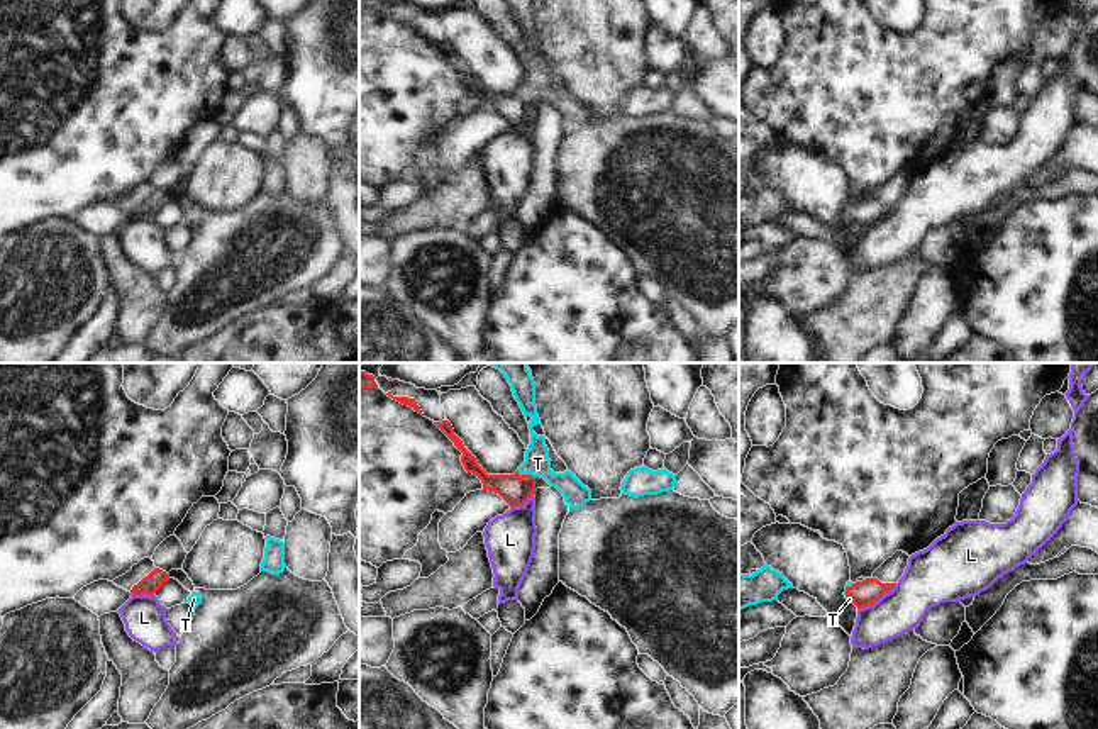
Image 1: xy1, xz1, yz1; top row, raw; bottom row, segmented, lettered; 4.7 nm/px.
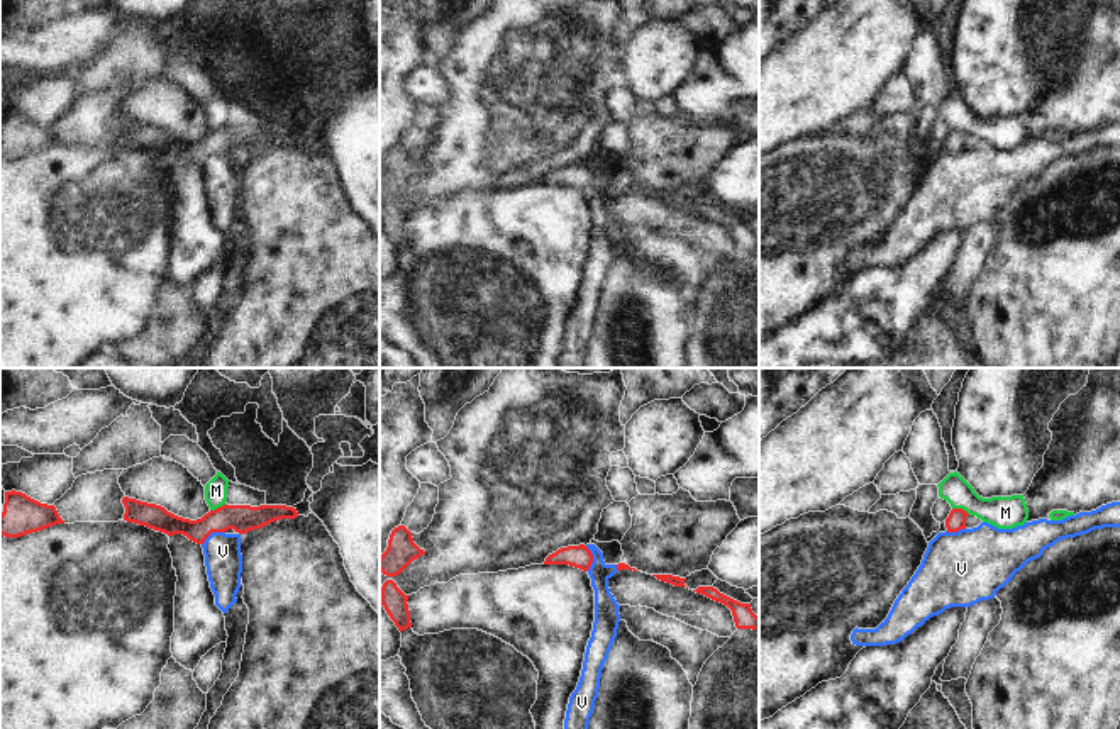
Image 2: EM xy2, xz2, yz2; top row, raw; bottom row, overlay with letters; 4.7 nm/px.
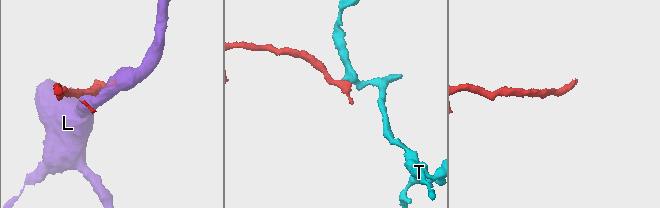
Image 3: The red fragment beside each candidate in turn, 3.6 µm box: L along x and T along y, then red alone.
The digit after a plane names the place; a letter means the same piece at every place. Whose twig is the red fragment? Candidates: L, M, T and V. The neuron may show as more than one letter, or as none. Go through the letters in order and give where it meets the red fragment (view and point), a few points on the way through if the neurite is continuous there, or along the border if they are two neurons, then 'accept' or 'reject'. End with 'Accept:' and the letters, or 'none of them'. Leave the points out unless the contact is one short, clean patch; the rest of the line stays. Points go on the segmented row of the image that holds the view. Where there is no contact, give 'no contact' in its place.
L: yz1 (876, 601) | along yz1 (897, 584), (871, 604), (858, 609) | reject
M: yz2 (961, 509) | along yz2 (953, 507), (961, 507), (970, 514) | reject
T: xz1 (526, 475) | across xz1 (515, 490), (526, 475), (537, 463) | accept
V: xz2 (592, 558) | along xz2 (587, 545), (592, 555), (588, 570) | reject
Accept: T

